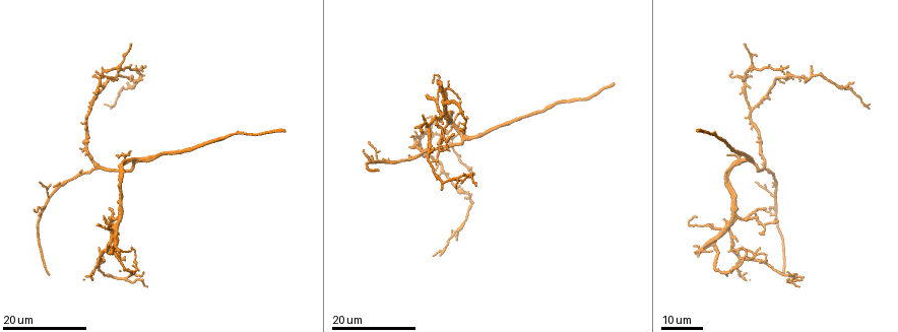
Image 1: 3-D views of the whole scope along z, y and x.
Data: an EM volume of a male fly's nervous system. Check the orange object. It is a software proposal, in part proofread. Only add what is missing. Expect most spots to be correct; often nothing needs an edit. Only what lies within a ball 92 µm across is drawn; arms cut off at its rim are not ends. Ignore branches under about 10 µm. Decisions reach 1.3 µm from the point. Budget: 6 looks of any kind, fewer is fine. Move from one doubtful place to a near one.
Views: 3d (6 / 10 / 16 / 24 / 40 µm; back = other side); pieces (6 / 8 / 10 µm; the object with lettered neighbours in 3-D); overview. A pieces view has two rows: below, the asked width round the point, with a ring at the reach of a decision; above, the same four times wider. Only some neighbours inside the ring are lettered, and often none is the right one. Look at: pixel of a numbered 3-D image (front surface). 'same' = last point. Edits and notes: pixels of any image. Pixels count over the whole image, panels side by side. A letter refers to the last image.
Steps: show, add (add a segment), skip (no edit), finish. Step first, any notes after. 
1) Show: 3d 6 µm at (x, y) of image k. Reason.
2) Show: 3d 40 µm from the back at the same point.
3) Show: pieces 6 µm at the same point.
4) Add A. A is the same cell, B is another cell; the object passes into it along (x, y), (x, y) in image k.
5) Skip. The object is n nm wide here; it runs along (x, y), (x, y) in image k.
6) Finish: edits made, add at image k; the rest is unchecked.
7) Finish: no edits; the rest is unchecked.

Show: 3d 16 µm at (98, 224) of image 1. Branch stops here.

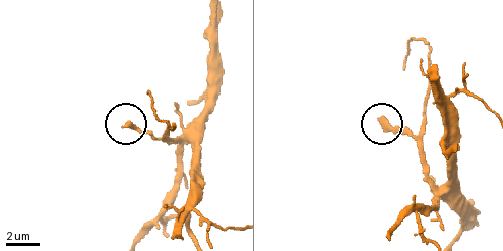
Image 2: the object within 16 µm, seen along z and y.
Show: pieces 8 µm at (381, 117) of image 2. What lies round it.

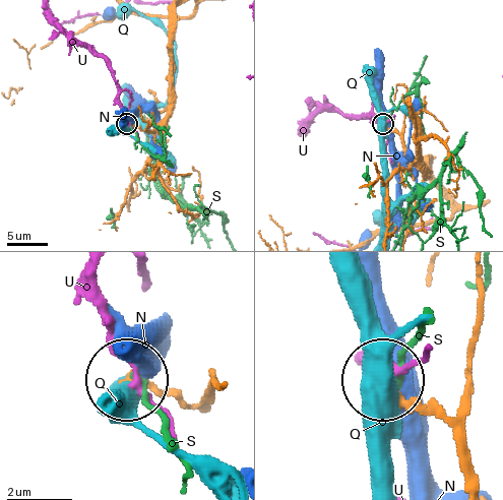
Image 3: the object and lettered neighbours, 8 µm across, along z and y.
Skip. N, Q, S and U are other cells; it runs along (199, 409), (128, 378) in image 3; none of them fits.

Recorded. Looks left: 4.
Show: 3d 16 µm at (765, 207) of image 1. Thin end.

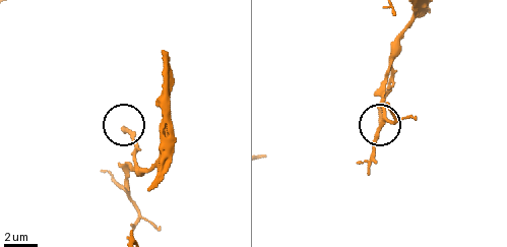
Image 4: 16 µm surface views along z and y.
Show: pieces 8 µm at the same point. What lies round it.

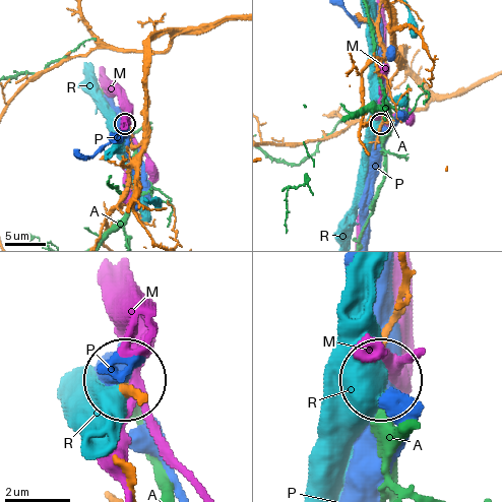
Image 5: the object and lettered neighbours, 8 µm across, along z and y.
Skip. A, M, P and R are other cells; it runs along (401, 273), (385, 377) in image 5; no lettered segment goes on from it.

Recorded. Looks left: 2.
Show: 3d 24 µm at (777, 220) of image 1. Free end.

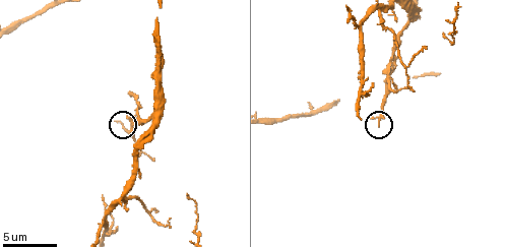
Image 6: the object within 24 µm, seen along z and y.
Show: pieces 8 µm at (123, 126) of image 6.

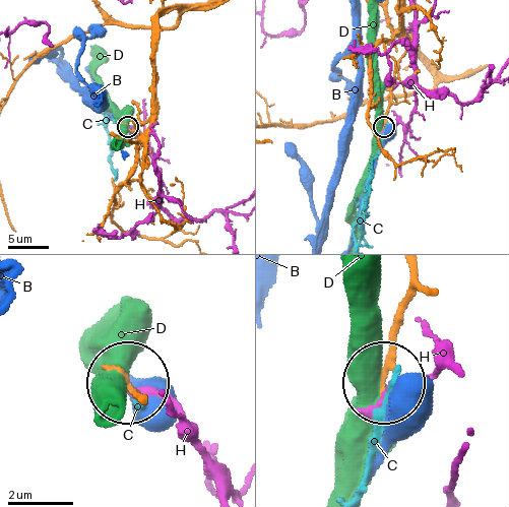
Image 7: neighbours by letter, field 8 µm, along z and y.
Skip. B, C, D and H are other cells; it runs along (411, 272), (387, 376) in image 7; none of them fits.

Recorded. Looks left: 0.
Finish: no edits; the rest is unchecked.

